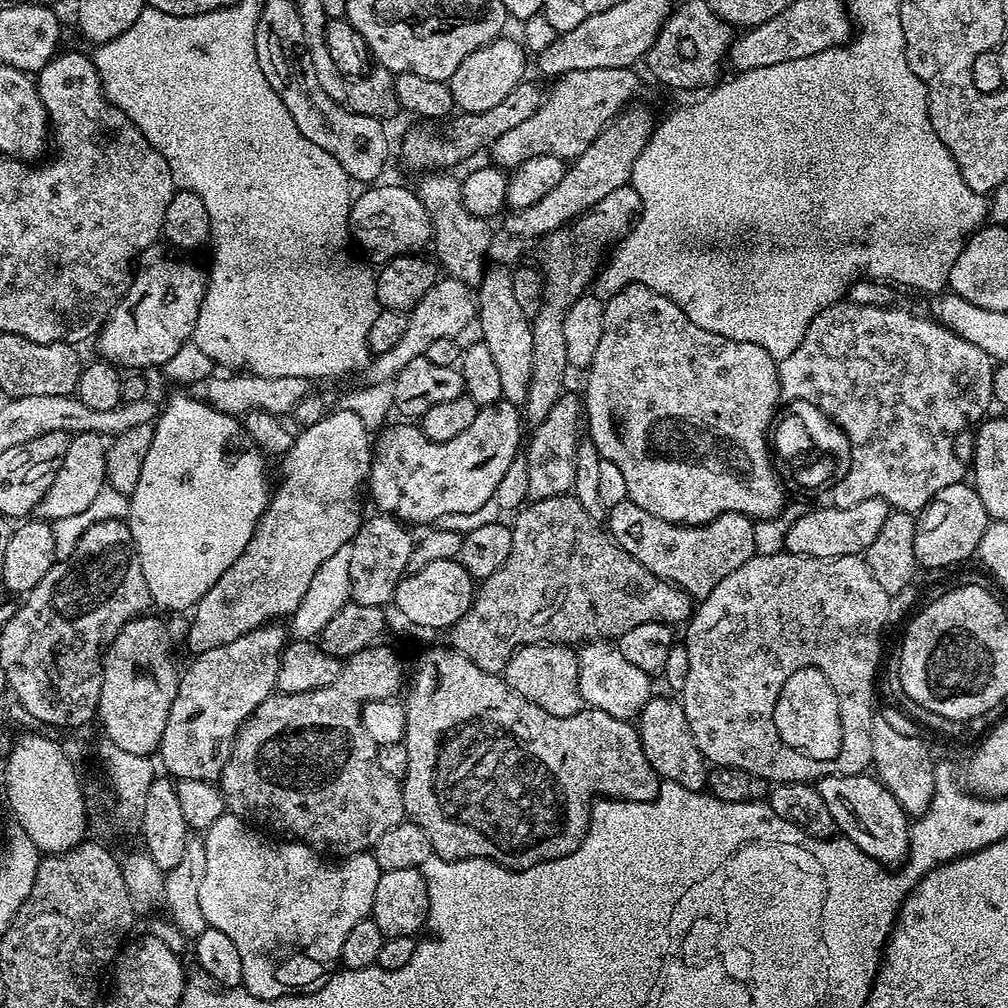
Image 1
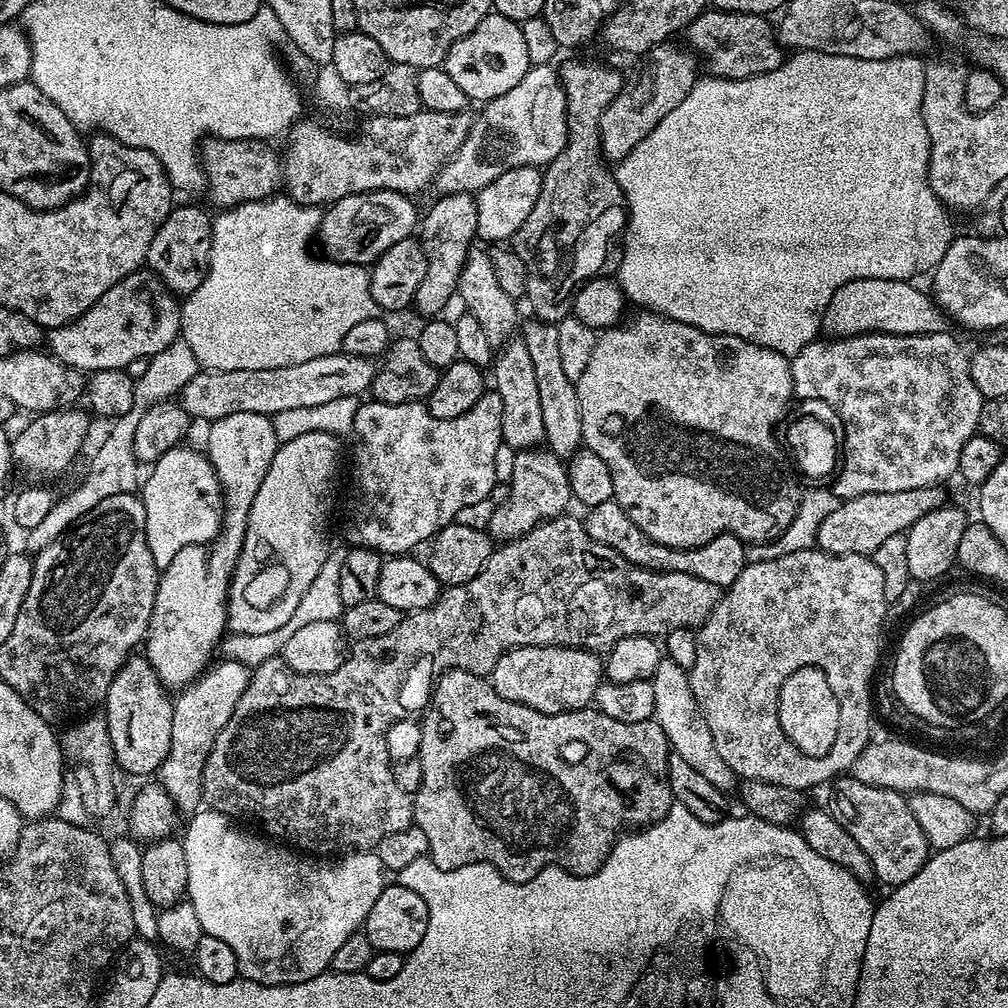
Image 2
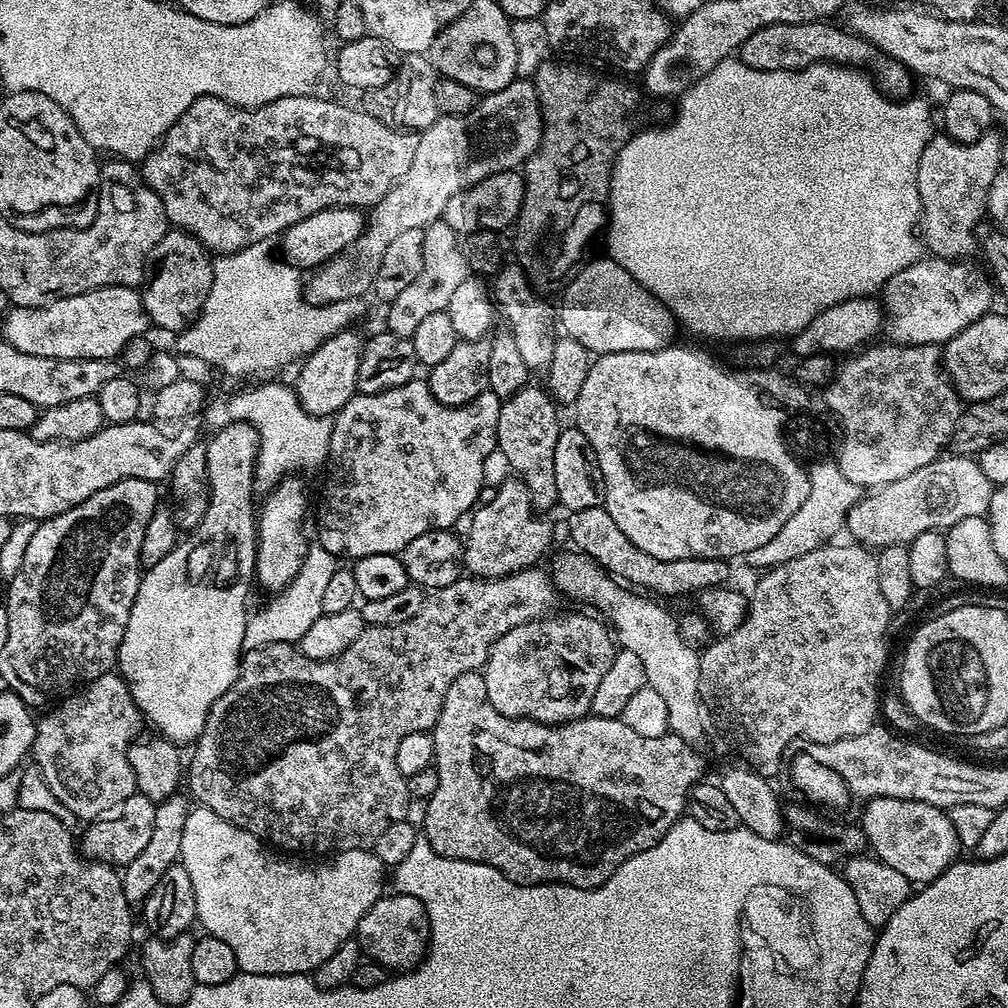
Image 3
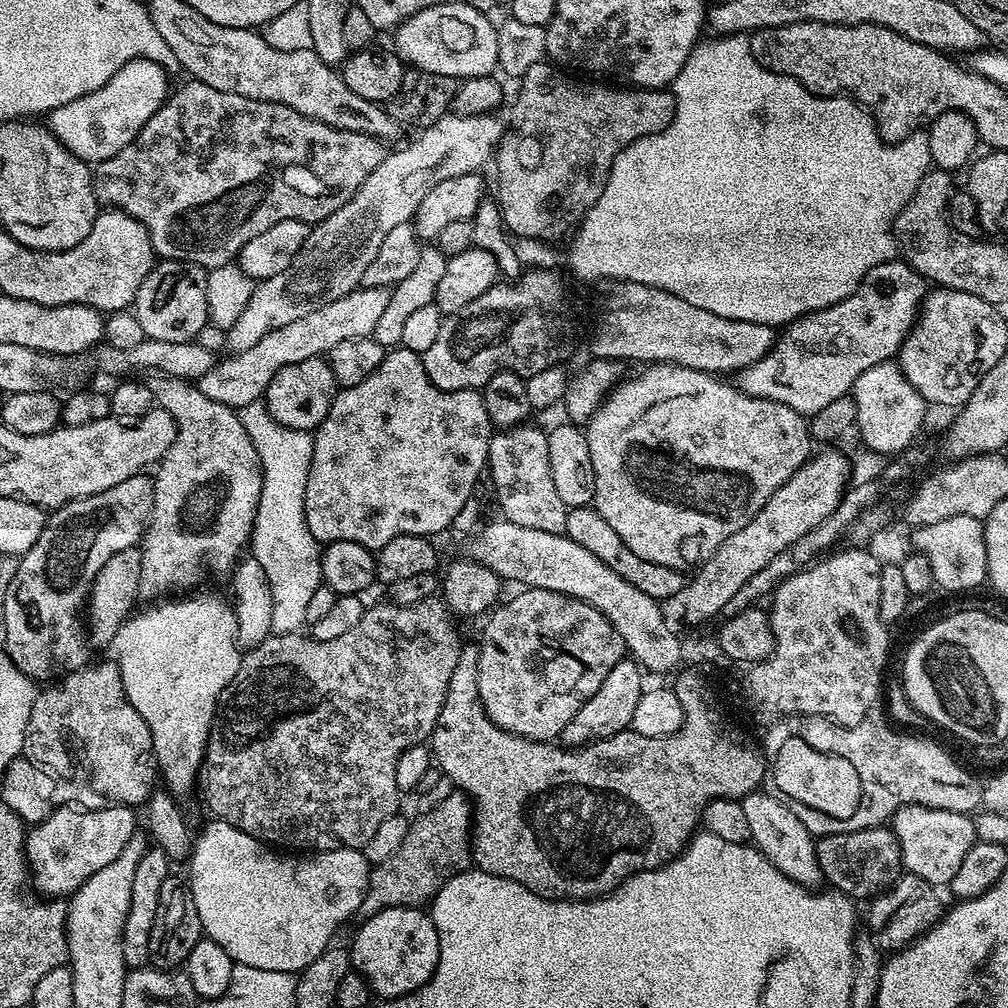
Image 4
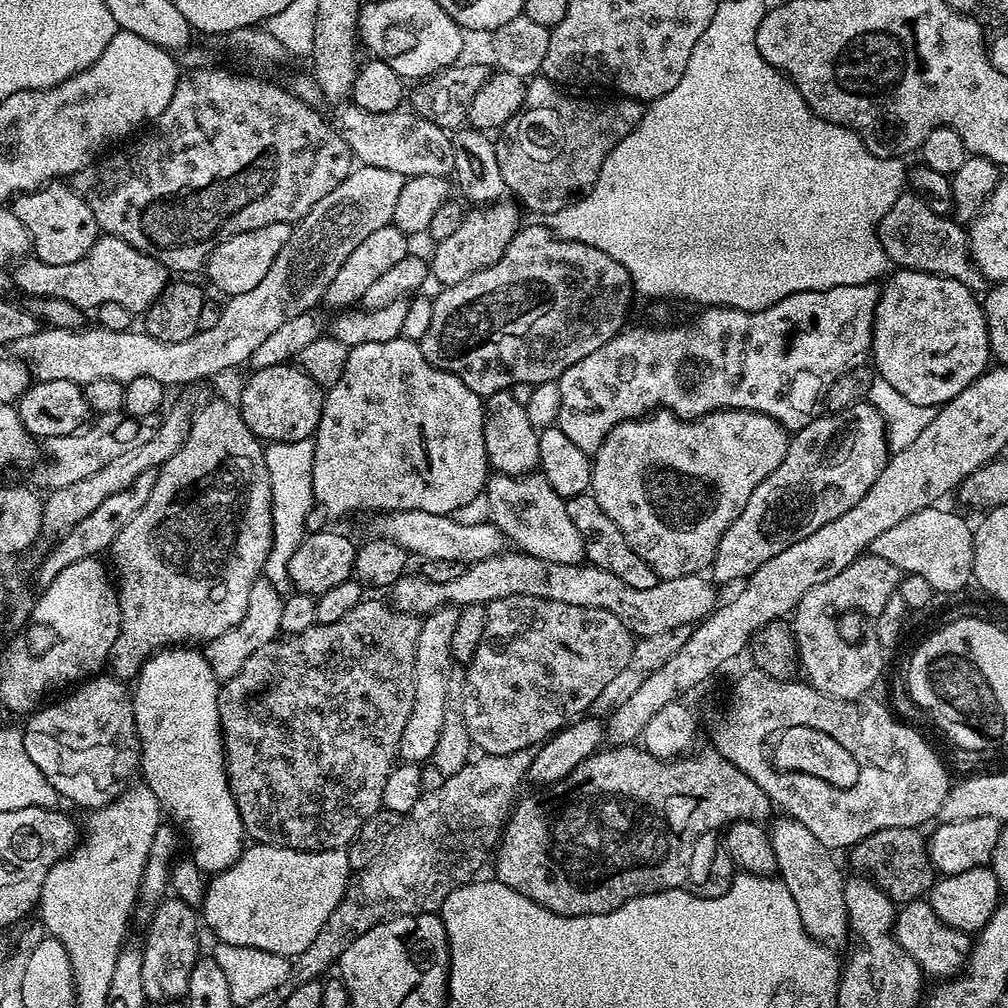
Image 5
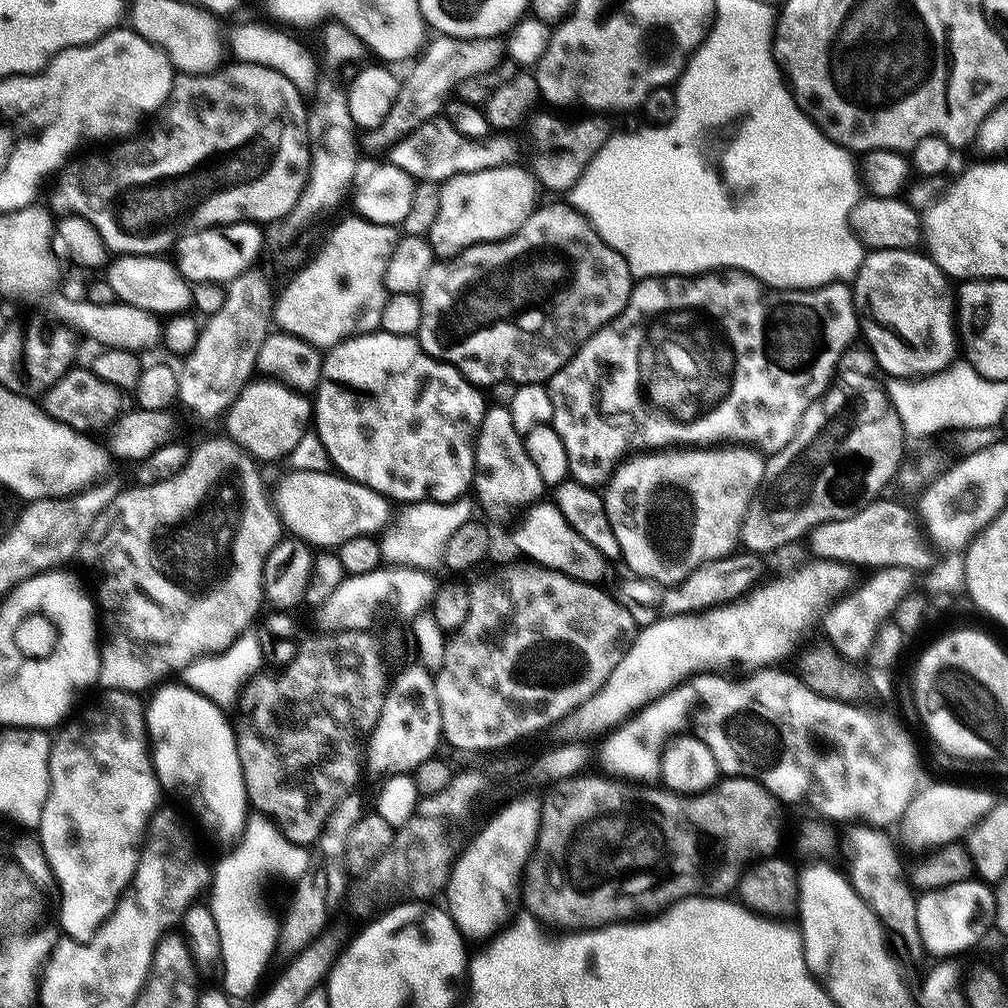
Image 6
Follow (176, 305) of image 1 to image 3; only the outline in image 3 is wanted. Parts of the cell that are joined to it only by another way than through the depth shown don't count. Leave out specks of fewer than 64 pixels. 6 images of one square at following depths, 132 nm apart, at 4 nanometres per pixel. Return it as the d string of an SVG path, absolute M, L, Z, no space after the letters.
M126 286L95 288L85 296L62 296L49 299L42 308L19 310L12 306L3 317L2 338L14 350L36 352L42 358L117 359L127 343L145 335L150 321L140 295Z

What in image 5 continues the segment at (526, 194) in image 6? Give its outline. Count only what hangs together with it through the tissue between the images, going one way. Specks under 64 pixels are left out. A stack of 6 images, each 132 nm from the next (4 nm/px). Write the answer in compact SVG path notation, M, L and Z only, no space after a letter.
M501 198L487 206L476 206L471 210L465 211L460 225L454 230L454 234L450 234L450 238L438 241L435 245L436 253L430 256L430 276L433 281L437 280L437 285L457 284L470 278L478 270L498 262L522 224L521 209L508 198Z

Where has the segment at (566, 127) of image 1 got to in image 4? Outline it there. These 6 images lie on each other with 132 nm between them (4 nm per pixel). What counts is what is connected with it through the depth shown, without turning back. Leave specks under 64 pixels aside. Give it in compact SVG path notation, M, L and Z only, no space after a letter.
M449 114L423 129L413 144L397 152L389 151L382 166L378 166L378 170L362 182L350 202L311 225L306 242L294 262L290 262L282 274L274 274L274 278L261 280L255 285L250 302L244 307L238 322L227 329L227 347L232 347L233 353L250 350L250 346L257 344L270 330L278 330L278 326L286 326L314 310L322 310L322 306L338 302L338 298L361 287L366 266L374 262L386 234L390 234L394 226L409 223L415 217L418 206L422 206L422 198L426 198L438 182L480 172L483 164L493 159L506 131L505 121L503 124L498 117L496 114Z

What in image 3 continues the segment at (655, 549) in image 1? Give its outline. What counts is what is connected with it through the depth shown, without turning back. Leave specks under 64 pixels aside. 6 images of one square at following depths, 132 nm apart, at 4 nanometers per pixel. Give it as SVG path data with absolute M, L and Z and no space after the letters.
M603 506L568 512L566 518L568 518L568 536L572 539L571 547L575 551L589 556L609 576L633 589L643 590L653 597L686 596L690 592L699 594L705 588L719 588L729 583L728 567L730 564L727 560L718 558L663 560L646 554L646 550L638 550L638 546L634 546L634 542L630 542L626 534L622 534L622 529L615 524L614 518L610 518L610 514Z

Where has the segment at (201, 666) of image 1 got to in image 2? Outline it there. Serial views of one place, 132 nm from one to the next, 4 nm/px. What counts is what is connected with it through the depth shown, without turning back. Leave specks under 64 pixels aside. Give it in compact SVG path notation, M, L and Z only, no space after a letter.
M221 659L175 697L172 706L174 726L170 726L170 754L166 754L166 762L162 762L158 783L176 803L177 813L192 814L201 807L204 799L202 774L206 758L214 746L214 738L218 738L222 726L230 722L230 714L234 714L234 706L238 698L242 698L242 690L246 690L249 675L247 665Z

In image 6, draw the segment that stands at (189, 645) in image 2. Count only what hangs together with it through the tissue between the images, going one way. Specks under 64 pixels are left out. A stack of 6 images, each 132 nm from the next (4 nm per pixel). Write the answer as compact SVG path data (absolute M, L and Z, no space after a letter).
M172 682L161 683L147 697L144 710L144 721L148 727L152 753L152 769L160 779L160 787L165 793L173 792L178 799L185 800L192 807L193 814L218 839L236 842L244 835L250 815L250 805L242 778L242 766L238 762L238 746L233 725L229 717L228 720L224 717L225 709L221 705L215 704L213 700L183 682L168 683Z

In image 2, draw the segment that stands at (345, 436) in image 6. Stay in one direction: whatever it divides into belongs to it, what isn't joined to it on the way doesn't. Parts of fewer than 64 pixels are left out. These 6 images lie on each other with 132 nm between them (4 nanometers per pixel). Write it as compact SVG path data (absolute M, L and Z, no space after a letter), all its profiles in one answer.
M486 390L466 414L458 414L458 418L434 418L430 414L427 403L419 400L402 402L401 404L387 404L381 400L369 399L361 403L358 414L354 416L350 439L352 439L352 489L348 492L348 544L361 548L373 548L376 552L391 558L401 554L411 553L412 548L419 544L427 545L437 532L443 530L447 524L453 523L465 506L474 506L474 502L482 502L491 494L491 490L498 483L496 477L496 455L502 449L502 398L498 398L495 390Z

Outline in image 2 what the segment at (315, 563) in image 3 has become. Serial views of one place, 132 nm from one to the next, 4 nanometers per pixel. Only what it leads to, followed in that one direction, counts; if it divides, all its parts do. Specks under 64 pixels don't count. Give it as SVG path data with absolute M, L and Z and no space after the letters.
M338 550L338 552L333 551L326 558L326 562L322 562L322 570L318 570L318 578L314 578L314 582L310 582L310 590L306 590L302 602L298 602L298 610L294 610L294 614L291 615L290 622L286 622L286 626L282 626L278 630L270 630L270 634L229 635L222 644L223 659L238 661L240 664L247 665L251 670L270 658L280 656L290 634L294 634L294 630L298 630L298 626L306 626L309 622L339 621L345 609L338 591L338 577L342 575L343 561L344 552Z

